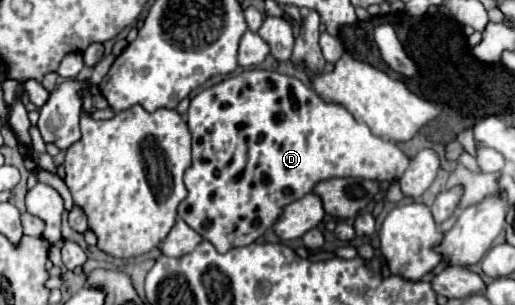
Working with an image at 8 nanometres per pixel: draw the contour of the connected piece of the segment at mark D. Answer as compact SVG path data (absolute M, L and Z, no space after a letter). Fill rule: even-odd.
M245 70L211 88L205 88L191 100L187 124L193 136L193 164L185 172L189 196L179 204L177 214L219 252L255 242L267 228L273 226L283 206L309 194L321 180L353 176L389 184L399 180L405 166L409 166L407 156L395 142L377 138L343 106L321 102L317 92L301 80L273 70Z

